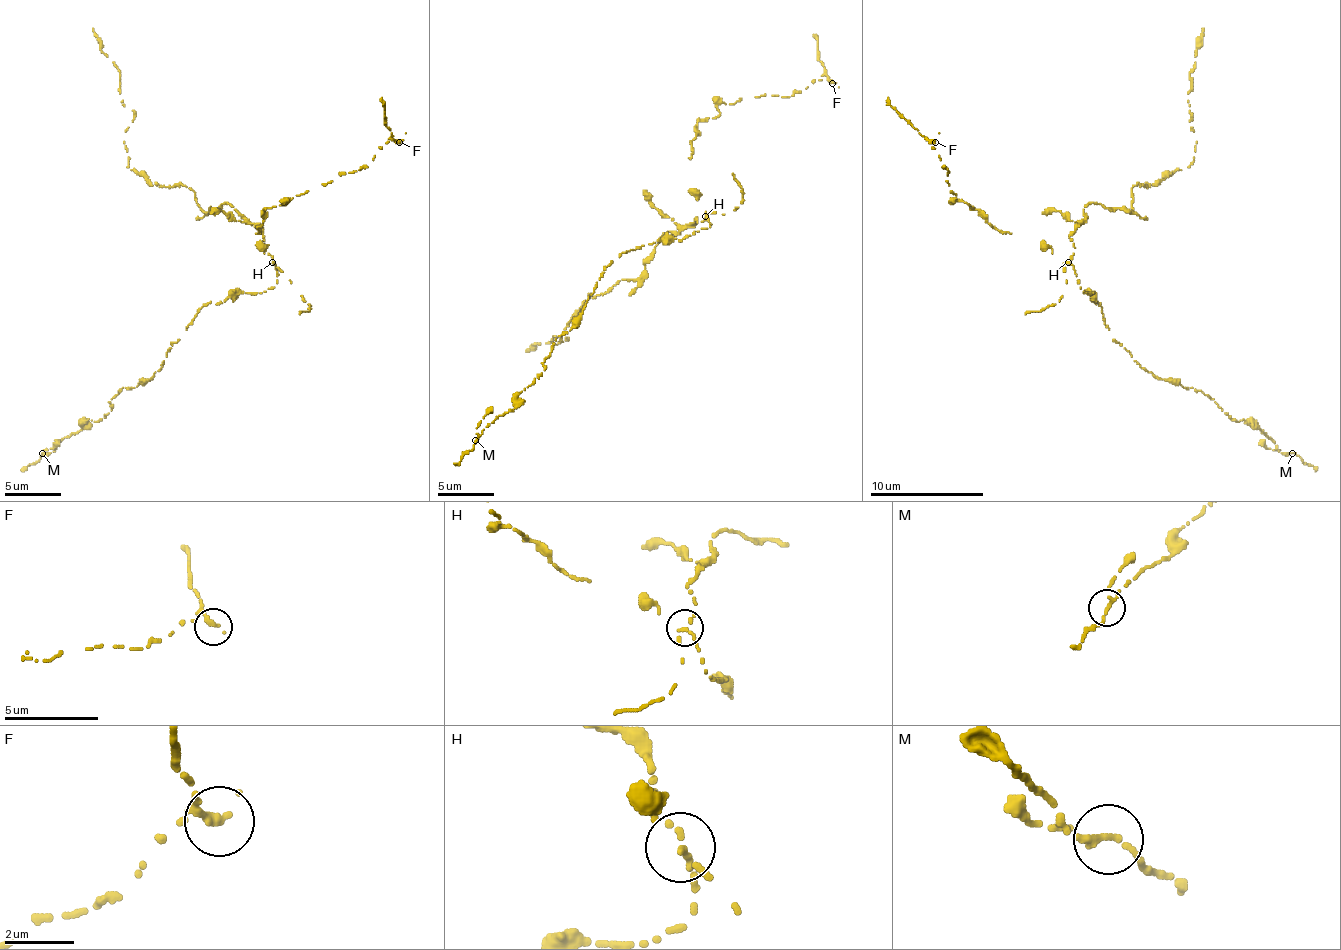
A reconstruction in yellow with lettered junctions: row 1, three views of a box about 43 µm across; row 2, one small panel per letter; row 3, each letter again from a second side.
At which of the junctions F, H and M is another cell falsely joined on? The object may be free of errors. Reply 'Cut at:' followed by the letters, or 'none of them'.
Cut at: H

